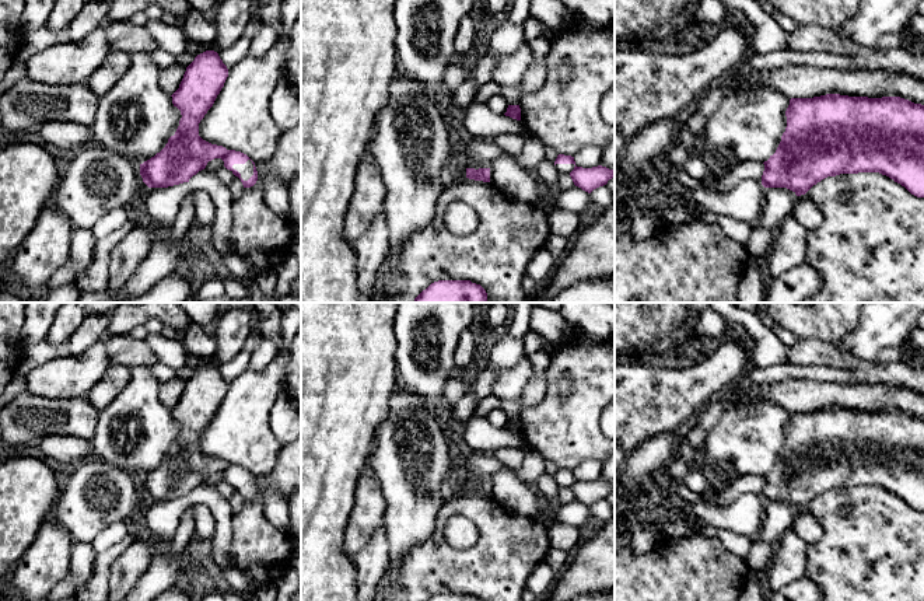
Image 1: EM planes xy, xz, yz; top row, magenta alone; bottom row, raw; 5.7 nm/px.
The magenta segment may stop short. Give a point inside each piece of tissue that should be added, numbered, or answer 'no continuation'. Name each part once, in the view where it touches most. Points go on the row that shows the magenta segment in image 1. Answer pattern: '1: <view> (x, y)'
no continuation

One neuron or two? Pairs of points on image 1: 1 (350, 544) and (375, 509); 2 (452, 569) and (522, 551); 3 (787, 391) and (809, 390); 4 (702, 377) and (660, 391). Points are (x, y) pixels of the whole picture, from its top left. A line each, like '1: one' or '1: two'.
1: one
2: one
3: one
4: one

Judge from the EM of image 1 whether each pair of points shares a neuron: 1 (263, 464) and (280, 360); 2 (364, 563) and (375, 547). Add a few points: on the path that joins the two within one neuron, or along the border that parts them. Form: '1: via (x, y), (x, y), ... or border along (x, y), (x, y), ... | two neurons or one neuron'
1: via (258, 439), (258, 394), (266, 385) | one neuron
2: via (368, 559), (375, 551) | one neuron

